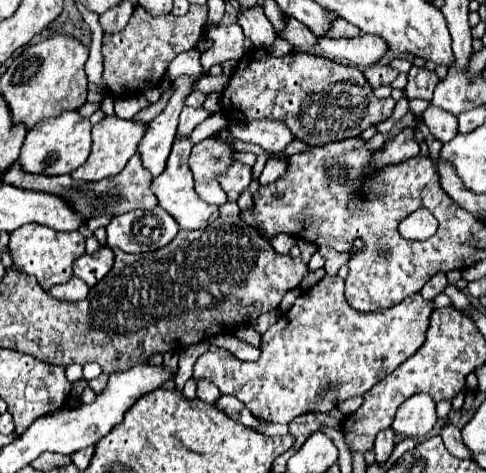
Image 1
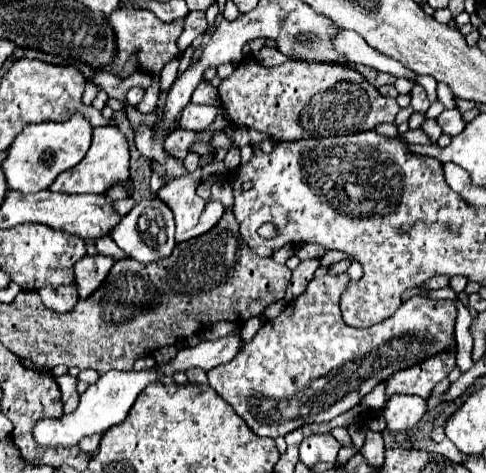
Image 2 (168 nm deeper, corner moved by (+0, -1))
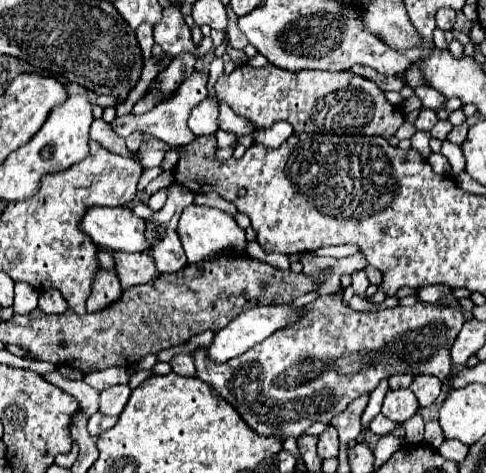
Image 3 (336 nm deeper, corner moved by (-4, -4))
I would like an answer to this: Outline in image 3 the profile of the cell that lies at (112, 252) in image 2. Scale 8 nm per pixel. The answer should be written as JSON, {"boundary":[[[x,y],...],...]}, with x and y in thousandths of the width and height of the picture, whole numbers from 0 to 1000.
{"boundary":[[[235,531],[230,543],[235,543],[235,573],[247,586],[251,611],[284,603],[284,598],[300,598],[300,594],[317,590],[321,581],[329,581],[305,535],[267,539],[267,535],[251,535],[251,531]]]}

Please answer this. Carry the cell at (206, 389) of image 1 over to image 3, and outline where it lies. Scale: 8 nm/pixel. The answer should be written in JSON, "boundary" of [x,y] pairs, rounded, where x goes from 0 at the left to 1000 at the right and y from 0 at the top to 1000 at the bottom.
{"boundary":[[[362,751],[350,763],[358,789],[379,793],[379,797],[399,797],[403,793],[403,772],[399,772],[399,755],[395,751]]]}

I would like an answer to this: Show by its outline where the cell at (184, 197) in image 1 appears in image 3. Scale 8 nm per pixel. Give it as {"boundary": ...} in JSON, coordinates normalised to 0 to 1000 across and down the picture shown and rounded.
{"boundary":[[[399,429],[374,446],[366,463],[366,497],[379,518],[387,556],[407,556],[416,548],[432,548],[453,535],[473,535],[477,526],[486,535],[502,535],[502,518],[506,518],[502,488],[486,476],[477,455],[440,438],[420,438],[420,433],[399,433]]]}

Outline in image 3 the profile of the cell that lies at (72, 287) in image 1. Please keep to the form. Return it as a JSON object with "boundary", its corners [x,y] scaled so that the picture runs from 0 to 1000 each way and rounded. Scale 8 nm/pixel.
{"boundary":[[[95,611],[95,615],[86,615],[78,649],[91,662],[132,662],[132,658],[140,658],[140,641],[132,636],[132,628],[123,624],[119,611]]]}

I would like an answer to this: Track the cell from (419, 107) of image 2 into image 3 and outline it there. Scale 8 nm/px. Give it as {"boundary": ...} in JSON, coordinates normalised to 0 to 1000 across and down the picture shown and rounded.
{"boundary":[[[864,230],[864,243],[860,243],[860,252],[856,252],[852,264],[864,277],[885,277],[897,256],[901,256],[901,247],[897,247],[897,239],[889,230]]]}

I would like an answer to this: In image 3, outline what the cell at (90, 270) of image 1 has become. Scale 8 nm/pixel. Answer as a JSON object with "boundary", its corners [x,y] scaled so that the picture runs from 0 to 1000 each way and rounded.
{"boundary":[[[210,569],[198,573],[193,581],[193,598],[189,598],[189,619],[177,636],[181,658],[206,658],[210,649],[222,649],[226,641],[235,641],[235,632],[243,632],[243,624],[251,624],[251,607],[243,598],[243,581],[235,581],[230,569]]]}

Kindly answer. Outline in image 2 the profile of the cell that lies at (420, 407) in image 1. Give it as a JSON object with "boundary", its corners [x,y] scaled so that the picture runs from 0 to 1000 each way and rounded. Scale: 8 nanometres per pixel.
{"boundary":[[[840,833],[802,837],[794,858],[786,863],[786,875],[794,884],[798,909],[811,909],[811,913],[844,909],[877,875],[877,846],[864,837],[840,837]]]}

